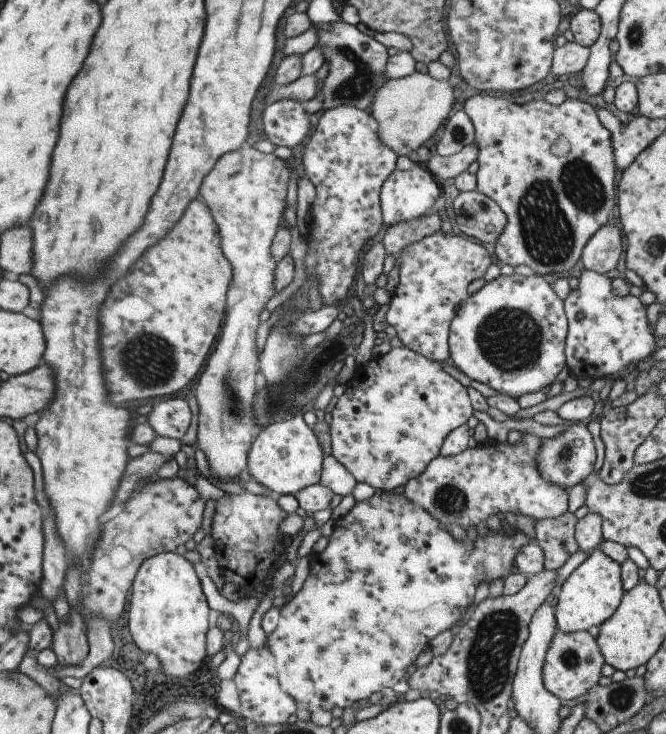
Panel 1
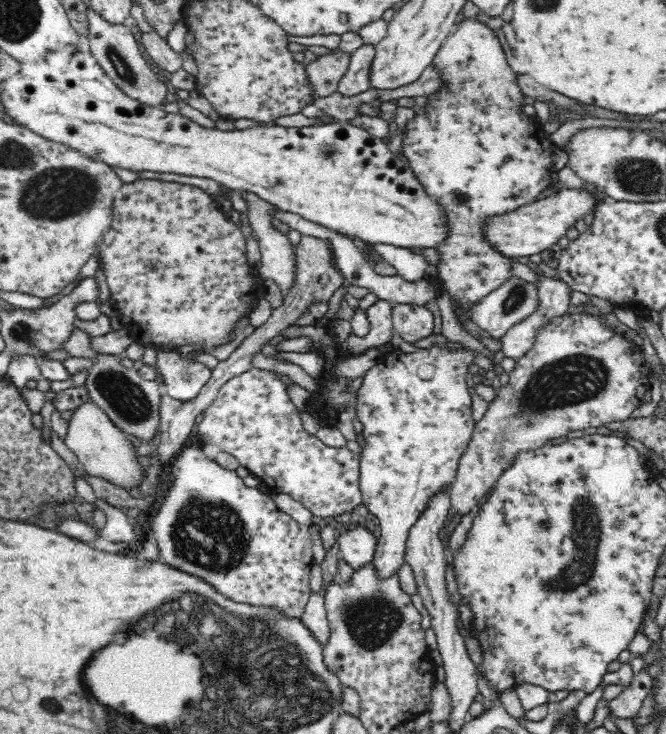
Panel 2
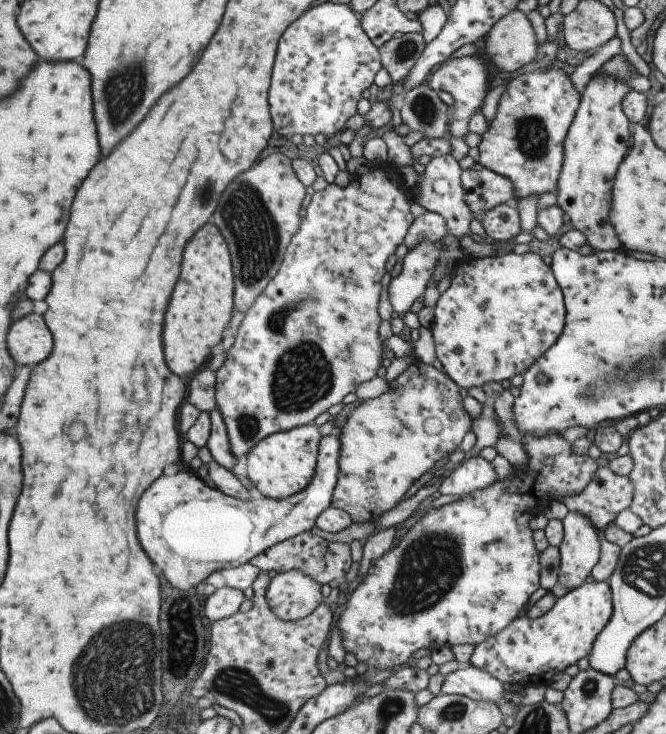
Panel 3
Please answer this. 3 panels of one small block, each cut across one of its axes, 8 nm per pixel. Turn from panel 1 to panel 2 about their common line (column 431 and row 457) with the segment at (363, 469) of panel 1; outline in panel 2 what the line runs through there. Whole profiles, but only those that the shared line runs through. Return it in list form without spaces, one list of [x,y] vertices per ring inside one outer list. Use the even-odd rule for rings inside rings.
[[[432,346],[429,349],[417,349],[412,353],[403,353],[400,349],[393,349],[388,354],[382,354],[377,363],[371,367],[362,380],[362,386],[357,390],[355,394],[355,414],[358,420],[362,423],[362,436],[364,436],[364,445],[361,446],[362,451],[359,453],[359,487],[361,495],[363,496],[362,502],[366,506],[367,511],[372,516],[375,516],[380,523],[381,534],[377,539],[376,552],[374,552],[373,560],[371,561],[376,565],[376,573],[378,577],[382,579],[392,576],[398,572],[400,566],[405,563],[405,550],[408,534],[410,529],[419,520],[419,517],[423,514],[424,508],[428,508],[428,500],[436,494],[436,492],[442,492],[446,488],[451,488],[451,484],[456,478],[456,472],[458,470],[458,464],[460,462],[460,456],[466,452],[468,448],[468,442],[472,438],[472,432],[474,432],[474,418],[472,417],[472,396],[470,396],[470,390],[468,390],[468,366],[474,364],[474,356],[477,352],[467,347],[458,350],[451,350],[447,347]]]

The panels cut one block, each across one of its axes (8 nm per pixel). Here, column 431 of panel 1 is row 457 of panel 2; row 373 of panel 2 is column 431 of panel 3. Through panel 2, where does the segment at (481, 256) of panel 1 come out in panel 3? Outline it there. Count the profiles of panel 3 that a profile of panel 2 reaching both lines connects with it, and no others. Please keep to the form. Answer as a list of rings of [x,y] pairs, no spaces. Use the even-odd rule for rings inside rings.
[[[427,241],[418,244],[406,254],[402,272],[388,286],[390,302],[400,317],[419,306],[428,281],[437,266],[439,252],[446,246],[442,247],[442,241]]]

